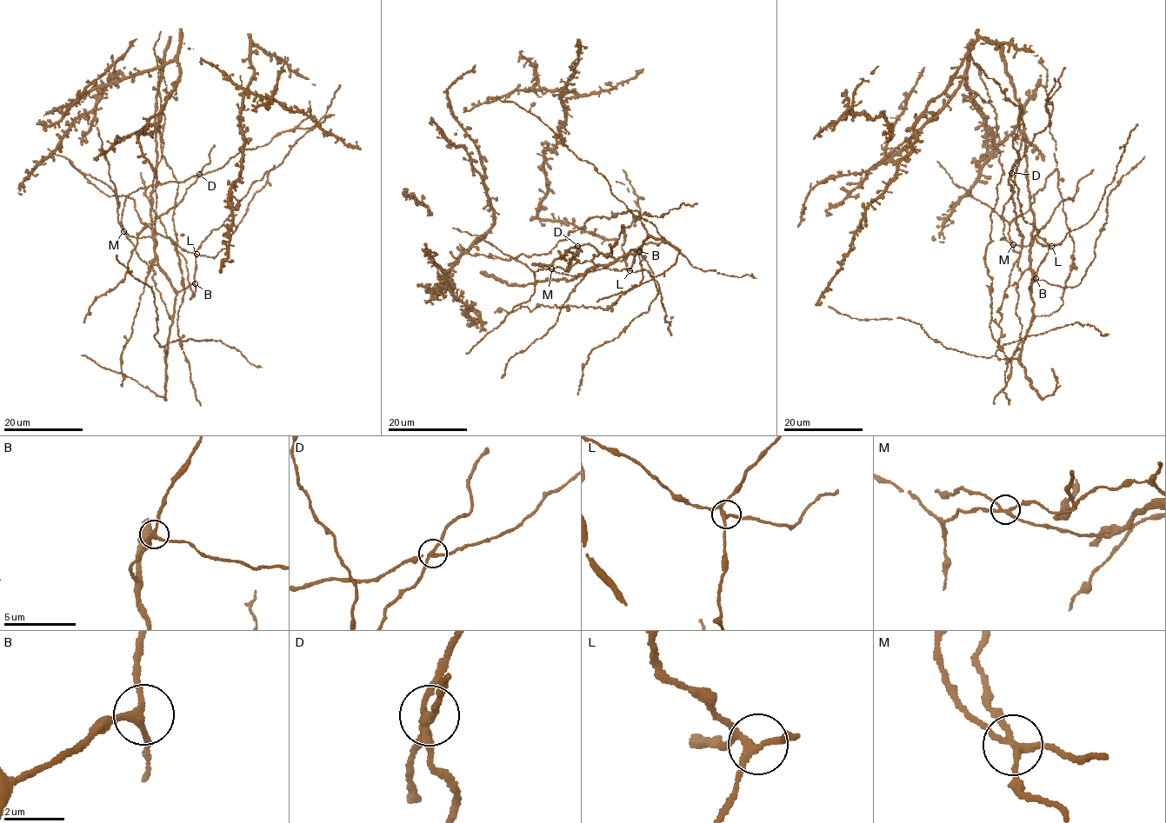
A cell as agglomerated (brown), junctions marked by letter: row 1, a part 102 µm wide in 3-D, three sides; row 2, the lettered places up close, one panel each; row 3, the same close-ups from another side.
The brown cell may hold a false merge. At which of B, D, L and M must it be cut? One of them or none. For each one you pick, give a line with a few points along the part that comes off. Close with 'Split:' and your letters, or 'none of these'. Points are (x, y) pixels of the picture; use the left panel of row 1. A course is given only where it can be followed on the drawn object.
D: Course of the part to remove: (199, 174), (186, 190), (183, 201), (147, 224), (140, 233), (125, 277), (89, 307), (83, 322)
Split: D

